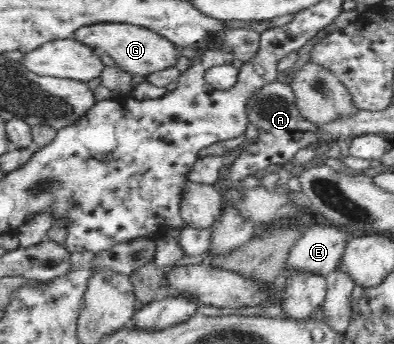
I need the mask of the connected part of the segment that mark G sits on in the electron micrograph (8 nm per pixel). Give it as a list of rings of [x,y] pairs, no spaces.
[[[98,23],[82,27],[74,31],[73,39],[83,45],[106,51],[120,68],[129,74],[148,76],[151,73],[176,65],[180,55],[180,47],[172,44],[146,27],[134,26],[128,23]]]

